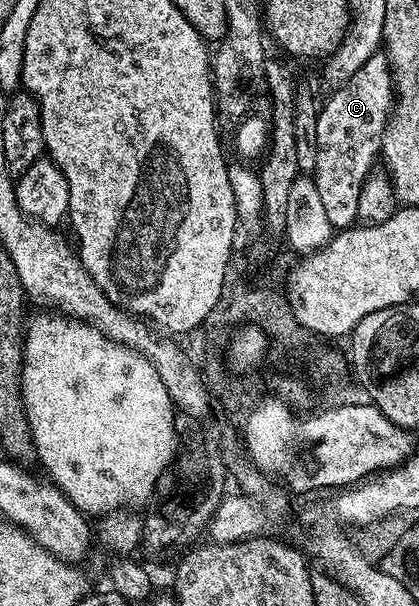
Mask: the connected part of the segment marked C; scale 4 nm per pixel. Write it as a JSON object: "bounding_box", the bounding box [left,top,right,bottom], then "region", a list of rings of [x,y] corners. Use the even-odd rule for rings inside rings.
{"bounding_box":[312,50,394,230],"region":[[[379,50],[372,54],[369,60],[364,63],[364,66],[360,67],[355,74],[352,75],[348,81],[342,85],[335,87],[330,92],[331,96],[327,98],[326,104],[324,103],[318,110],[318,121],[316,122],[316,166],[314,167],[312,177],[316,184],[316,188],[320,192],[321,204],[323,204],[325,213],[328,214],[328,220],[334,230],[341,230],[349,228],[358,220],[358,207],[360,206],[360,192],[364,186],[364,182],[369,178],[371,172],[375,171],[376,164],[374,159],[378,160],[382,151],[382,139],[386,133],[386,122],[390,119],[390,114],[394,110],[394,79],[390,73],[390,63],[386,57],[385,51]]]}

